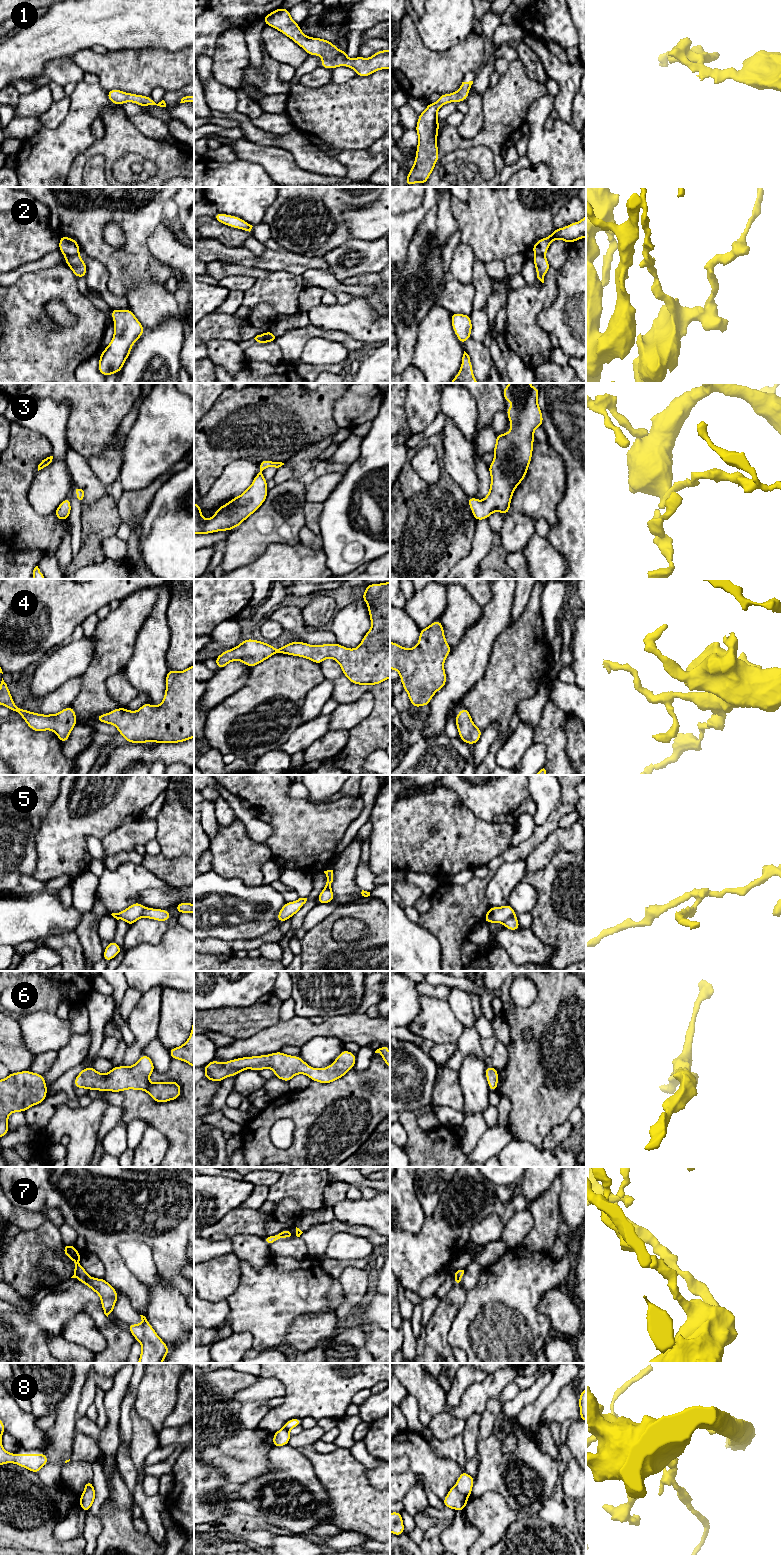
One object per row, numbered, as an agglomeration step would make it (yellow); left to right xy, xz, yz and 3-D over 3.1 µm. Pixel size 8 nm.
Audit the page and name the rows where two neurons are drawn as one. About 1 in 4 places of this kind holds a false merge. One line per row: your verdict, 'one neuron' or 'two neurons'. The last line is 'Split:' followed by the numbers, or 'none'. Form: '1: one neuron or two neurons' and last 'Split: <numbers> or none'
1: one neuron
2: two neurons
3: one neuron
4: one neuron
5: two neurons
6: one neuron
7: one neuron
8: two neurons
Split: 2, 5, 8

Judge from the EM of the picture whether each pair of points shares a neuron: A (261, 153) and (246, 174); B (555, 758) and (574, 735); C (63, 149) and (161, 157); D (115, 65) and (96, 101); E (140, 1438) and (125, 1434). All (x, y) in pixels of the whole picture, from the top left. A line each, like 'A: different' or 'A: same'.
A: different
B: different
C: different
D: different
E: different

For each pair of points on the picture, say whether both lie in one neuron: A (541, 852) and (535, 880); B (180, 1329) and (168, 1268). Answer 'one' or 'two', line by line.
A: two
B: two

